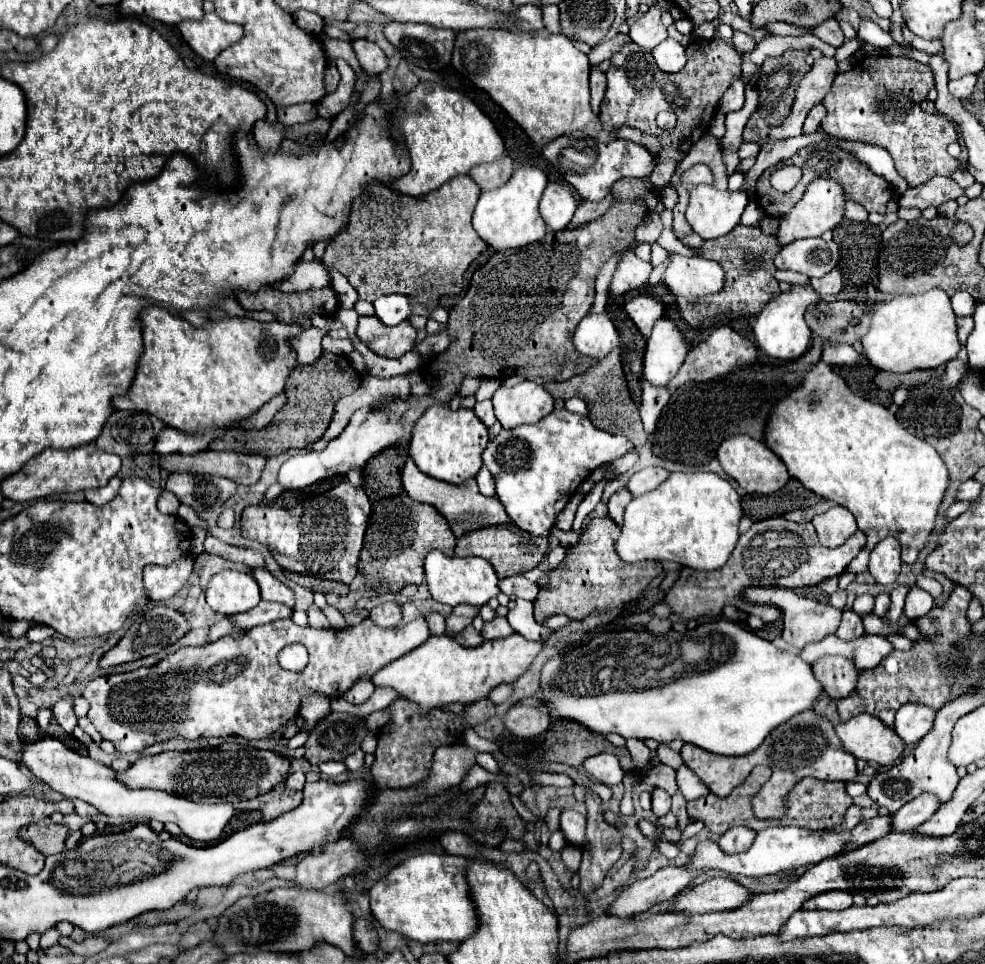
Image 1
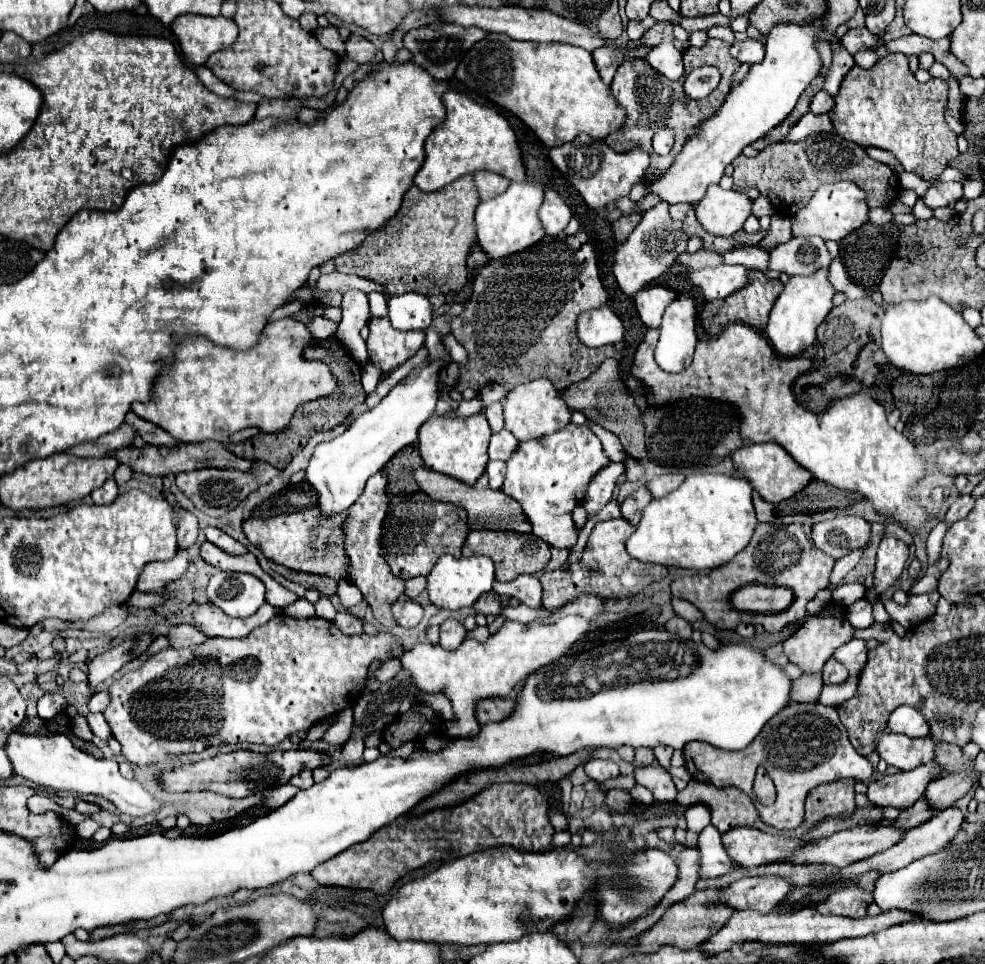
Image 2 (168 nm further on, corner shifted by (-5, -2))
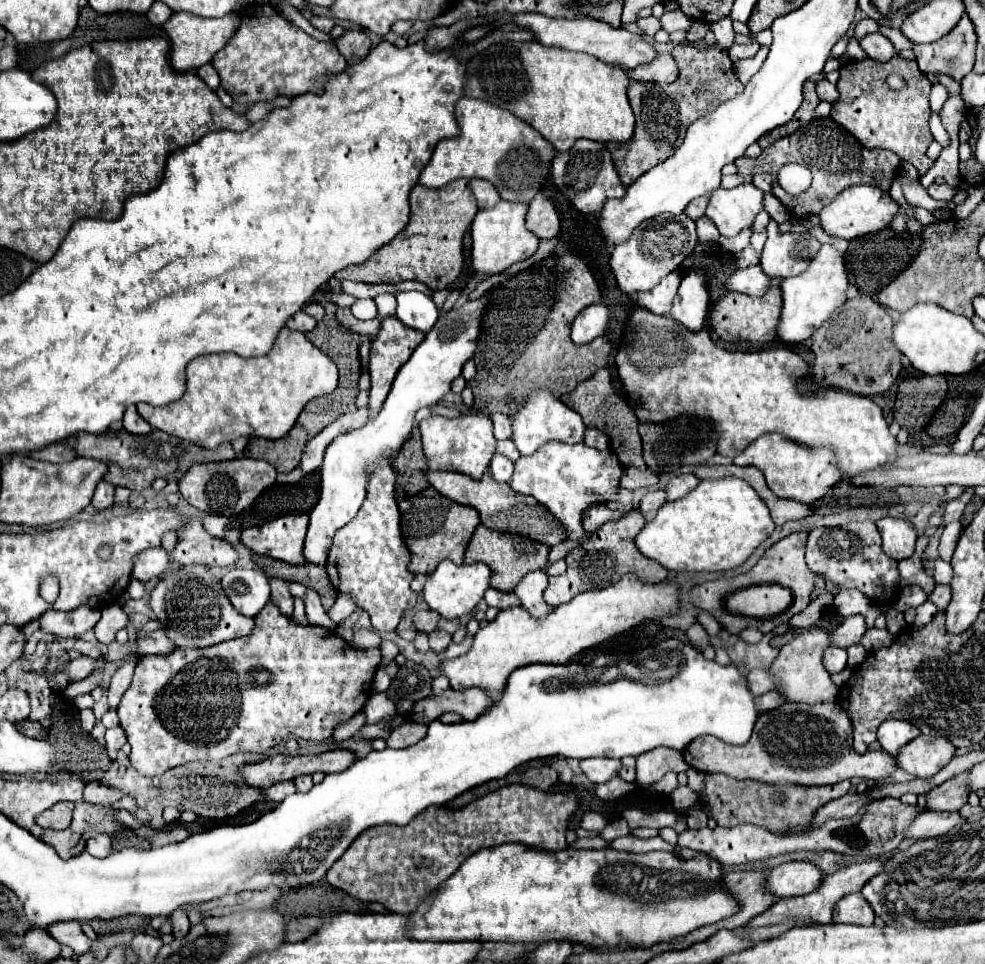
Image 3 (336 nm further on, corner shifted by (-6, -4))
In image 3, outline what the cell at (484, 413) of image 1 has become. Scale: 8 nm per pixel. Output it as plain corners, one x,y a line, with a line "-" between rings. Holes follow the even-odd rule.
492,414
494,422
494,436
496,440
510,440
512,438
512,420
504,414

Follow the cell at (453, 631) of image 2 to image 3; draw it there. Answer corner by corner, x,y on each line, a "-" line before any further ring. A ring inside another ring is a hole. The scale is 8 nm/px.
434,630
434,632
428,634
428,638
430,638
430,648
432,648
434,652
446,650
446,646
448,646
450,640
452,640
452,636
450,636
446,630

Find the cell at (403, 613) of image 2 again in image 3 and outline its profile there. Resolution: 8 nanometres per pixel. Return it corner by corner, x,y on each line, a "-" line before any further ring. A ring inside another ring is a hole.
420,610
414,614
414,626
420,632
432,632
436,630
436,624
440,620
440,614
434,610

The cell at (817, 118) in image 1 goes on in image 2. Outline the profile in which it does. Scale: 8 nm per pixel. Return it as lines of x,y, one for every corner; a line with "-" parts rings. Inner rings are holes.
823,90
817,92
813,96
813,102
811,102
811,112
813,114
827,114
833,110
833,98
827,96

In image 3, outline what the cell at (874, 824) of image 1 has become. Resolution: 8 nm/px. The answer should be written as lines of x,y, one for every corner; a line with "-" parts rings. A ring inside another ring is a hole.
962,772
950,780
946,780
942,786
936,786
934,790
928,792
928,810
938,810
938,812
952,812
960,810
968,802
968,772

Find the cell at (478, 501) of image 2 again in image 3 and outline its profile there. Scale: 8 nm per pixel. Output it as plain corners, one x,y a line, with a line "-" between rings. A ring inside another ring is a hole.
428,472
426,478
446,498
450,498
458,504
476,508
480,512
482,524
486,524
492,530
528,536
546,546
558,546
560,542
566,540
566,530
562,530
562,524
554,518
554,514
548,508
544,508
530,496
514,492
506,482
496,482
490,472
486,472
480,480
474,480
474,478
470,478
466,474
458,474
458,472

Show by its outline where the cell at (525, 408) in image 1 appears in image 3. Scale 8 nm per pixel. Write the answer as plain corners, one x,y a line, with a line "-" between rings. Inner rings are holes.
536,390
526,398
526,404
514,416
514,438
512,440
522,456
530,456
548,442
568,442
568,444
584,442
584,432
586,432
586,426
574,410
570,410
558,398
546,394
546,390

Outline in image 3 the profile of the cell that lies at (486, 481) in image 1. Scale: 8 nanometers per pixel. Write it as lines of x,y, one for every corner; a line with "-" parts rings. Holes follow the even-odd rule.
494,454
490,462
490,472
498,482
510,482
512,472
514,472
514,462
502,454

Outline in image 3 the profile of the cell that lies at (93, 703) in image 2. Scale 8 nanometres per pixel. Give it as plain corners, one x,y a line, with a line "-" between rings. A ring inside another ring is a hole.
126,660
118,670
116,674
112,676
112,682
108,686
108,702
110,702
110,708
116,708
120,704
120,698
122,694
128,690
130,682
132,682
132,674
134,674
134,668
136,668
136,660

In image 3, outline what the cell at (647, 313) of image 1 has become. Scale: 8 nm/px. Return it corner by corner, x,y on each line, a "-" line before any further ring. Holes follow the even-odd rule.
674,270
666,278
662,278
660,284
654,286
652,290
640,292
638,304
646,306
654,314
668,314
672,308
672,300
678,292
678,284
680,284
680,272

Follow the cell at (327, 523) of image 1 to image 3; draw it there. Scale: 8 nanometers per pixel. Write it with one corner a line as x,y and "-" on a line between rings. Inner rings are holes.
288,514
276,520
270,520
260,528
256,526
246,528
240,540
252,552
258,552
288,564
304,564
306,558
302,554
302,546
304,546
306,526
308,526
306,514

